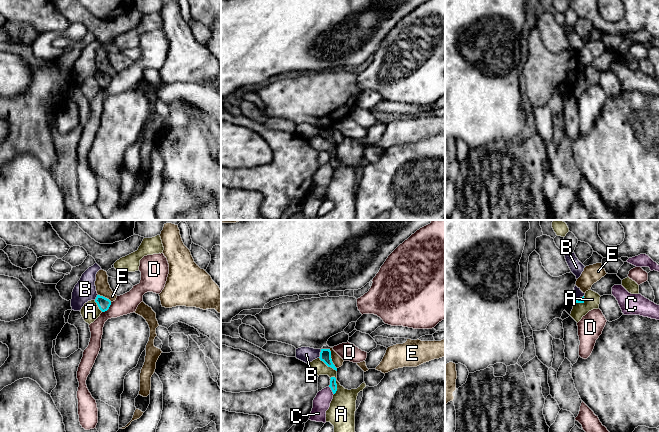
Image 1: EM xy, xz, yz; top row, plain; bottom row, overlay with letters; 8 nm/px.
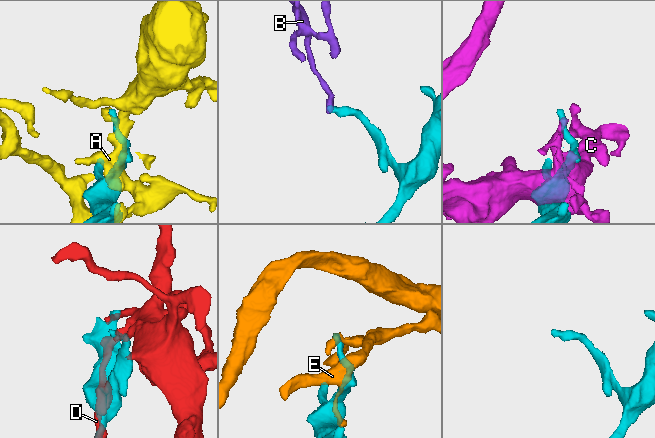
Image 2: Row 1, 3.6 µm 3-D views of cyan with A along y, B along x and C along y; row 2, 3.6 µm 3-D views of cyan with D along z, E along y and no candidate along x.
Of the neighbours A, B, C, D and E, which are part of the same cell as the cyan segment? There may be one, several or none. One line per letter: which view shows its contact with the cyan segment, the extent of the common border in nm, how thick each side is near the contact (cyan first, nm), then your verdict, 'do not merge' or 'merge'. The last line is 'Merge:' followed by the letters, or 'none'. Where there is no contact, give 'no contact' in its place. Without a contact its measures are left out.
A: xz | 150 nm | 60/220 nm | do not merge
B: xz | 80 nm | 100/130 nm | do not merge
C: xz | 80 nm | 60/140 nm | do not merge
D: xy | 120 nm | 100/160 nm | do not merge
E: xz | 170 nm | 100/80 nm | do not merge
Merge: none

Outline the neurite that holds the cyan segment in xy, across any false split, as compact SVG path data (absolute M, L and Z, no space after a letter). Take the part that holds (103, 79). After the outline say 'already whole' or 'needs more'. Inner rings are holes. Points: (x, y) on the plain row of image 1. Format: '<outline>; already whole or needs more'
M97 71L95 78L97 79L99 85L105 88L109 85L111 77L103 72Z; already whole

